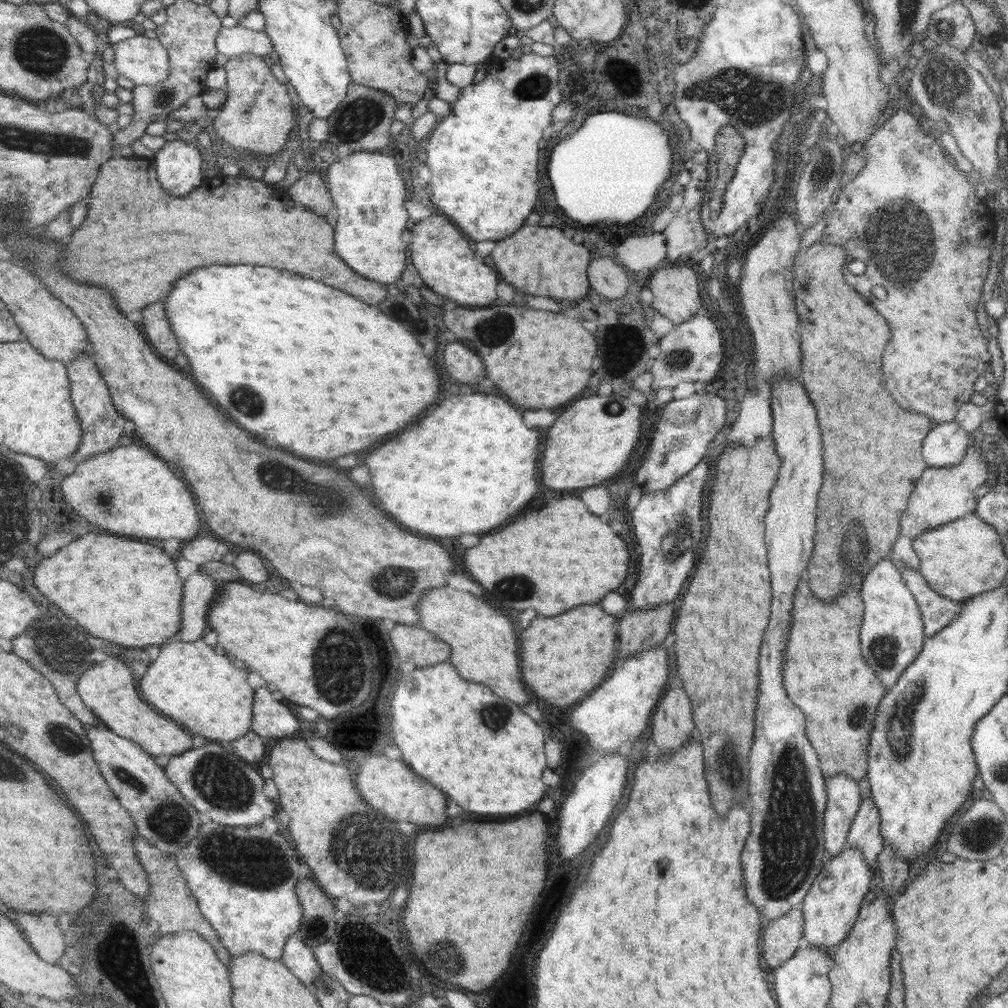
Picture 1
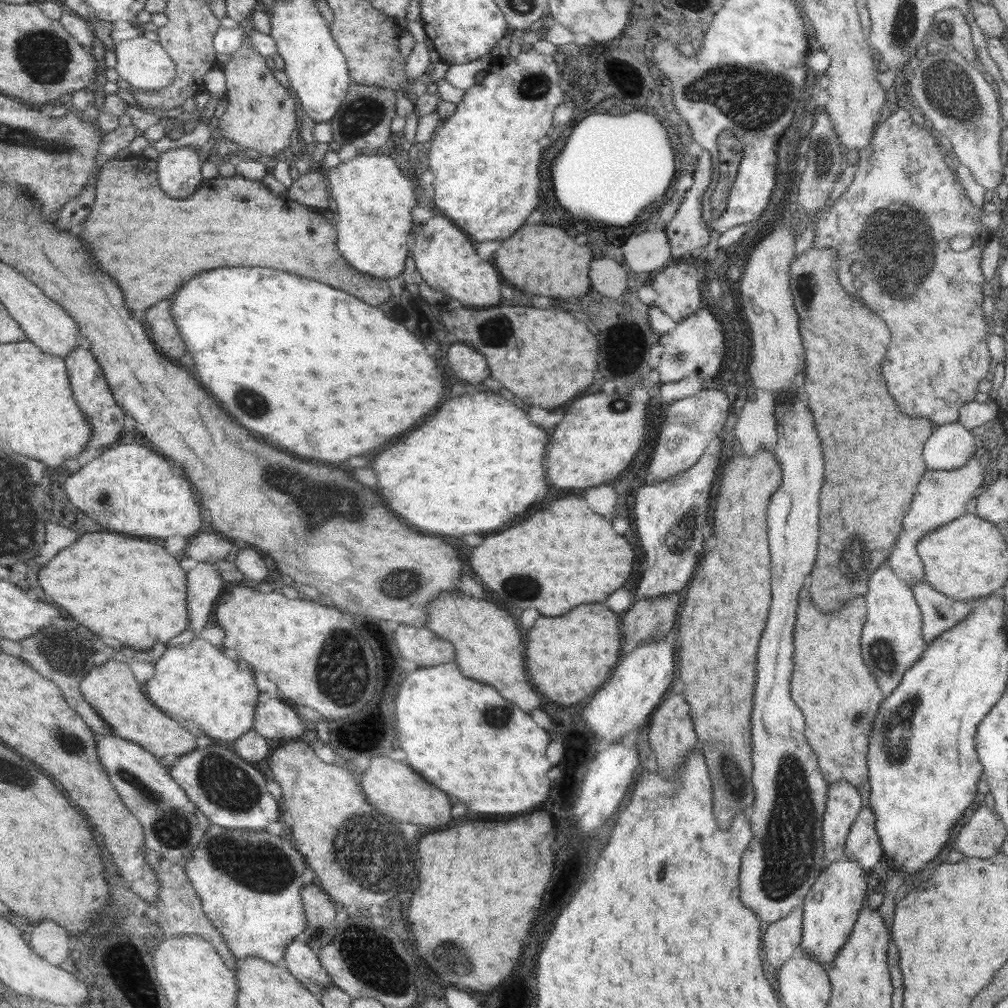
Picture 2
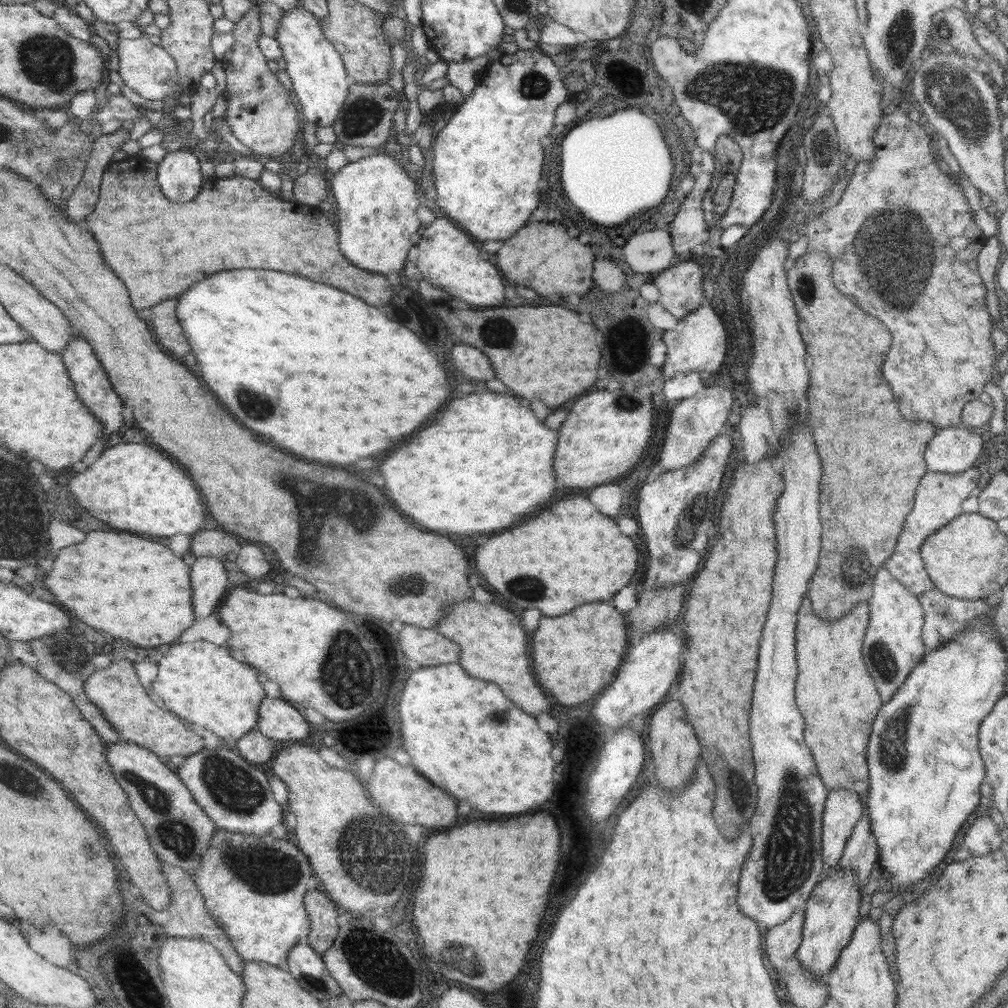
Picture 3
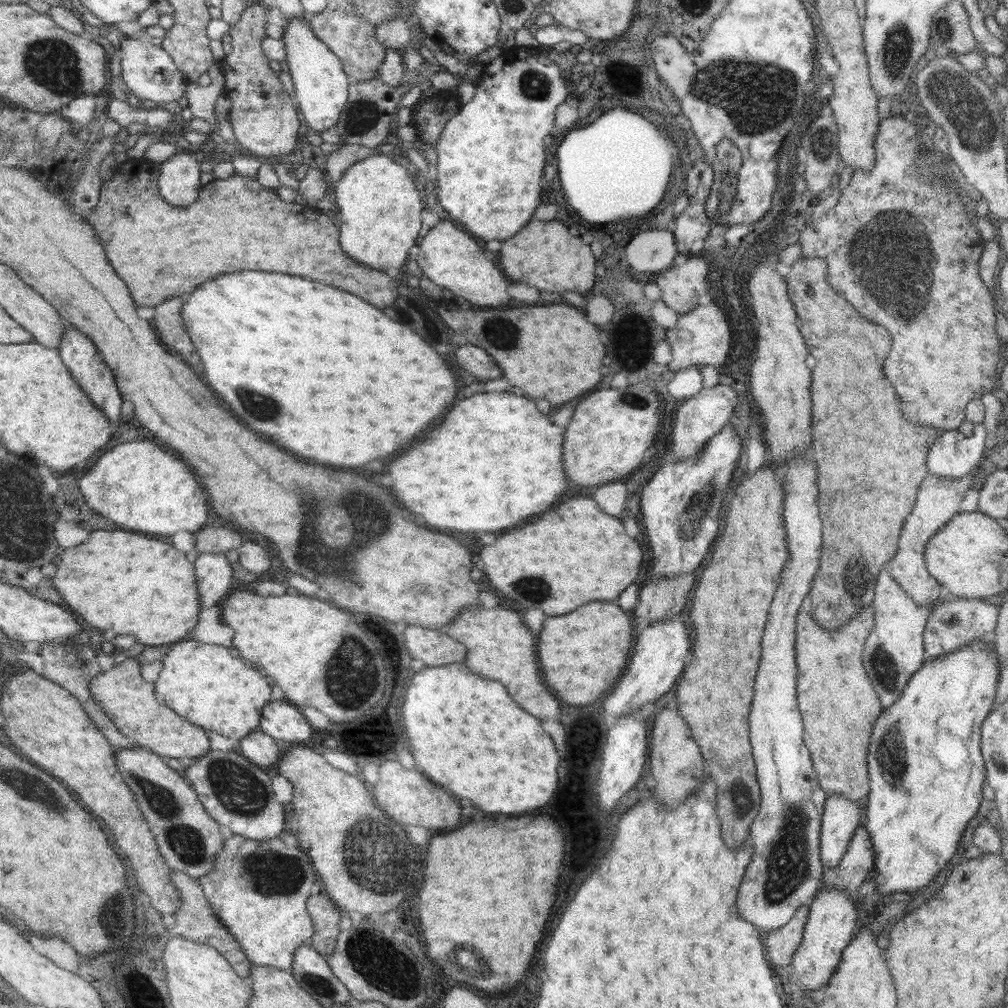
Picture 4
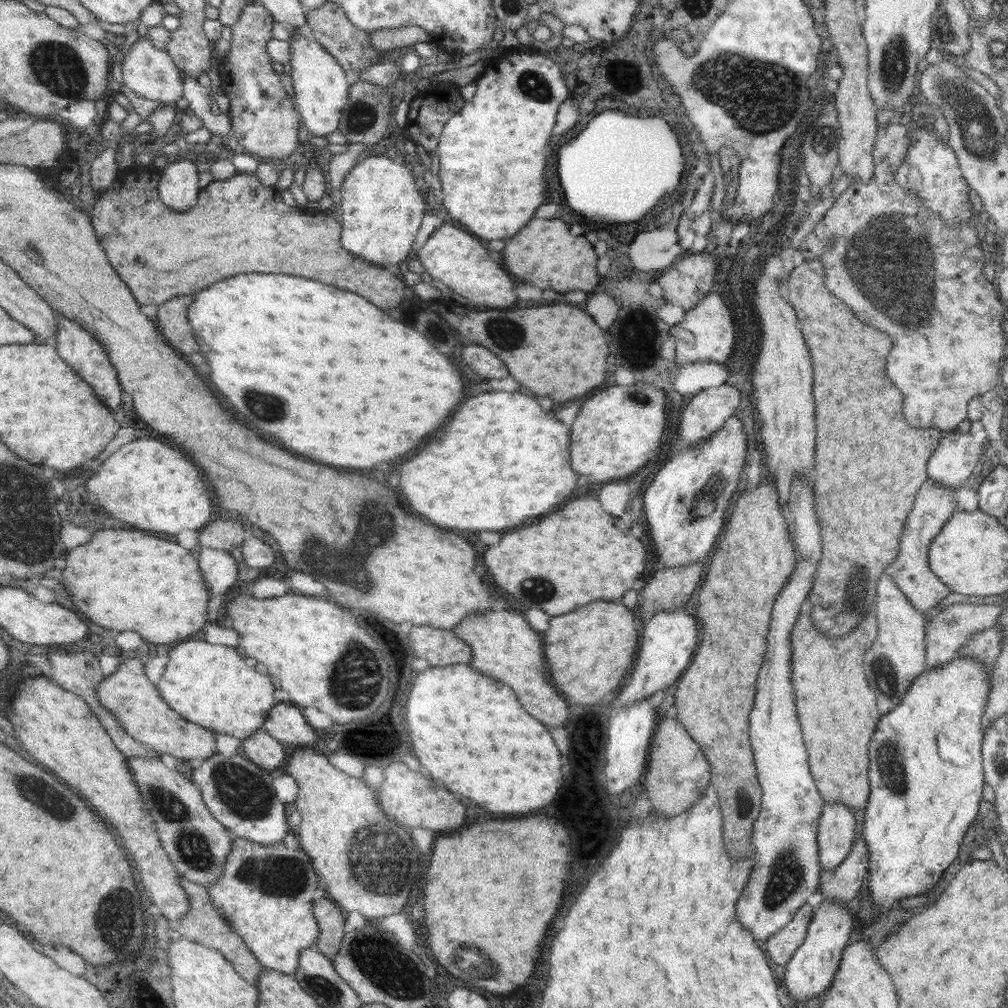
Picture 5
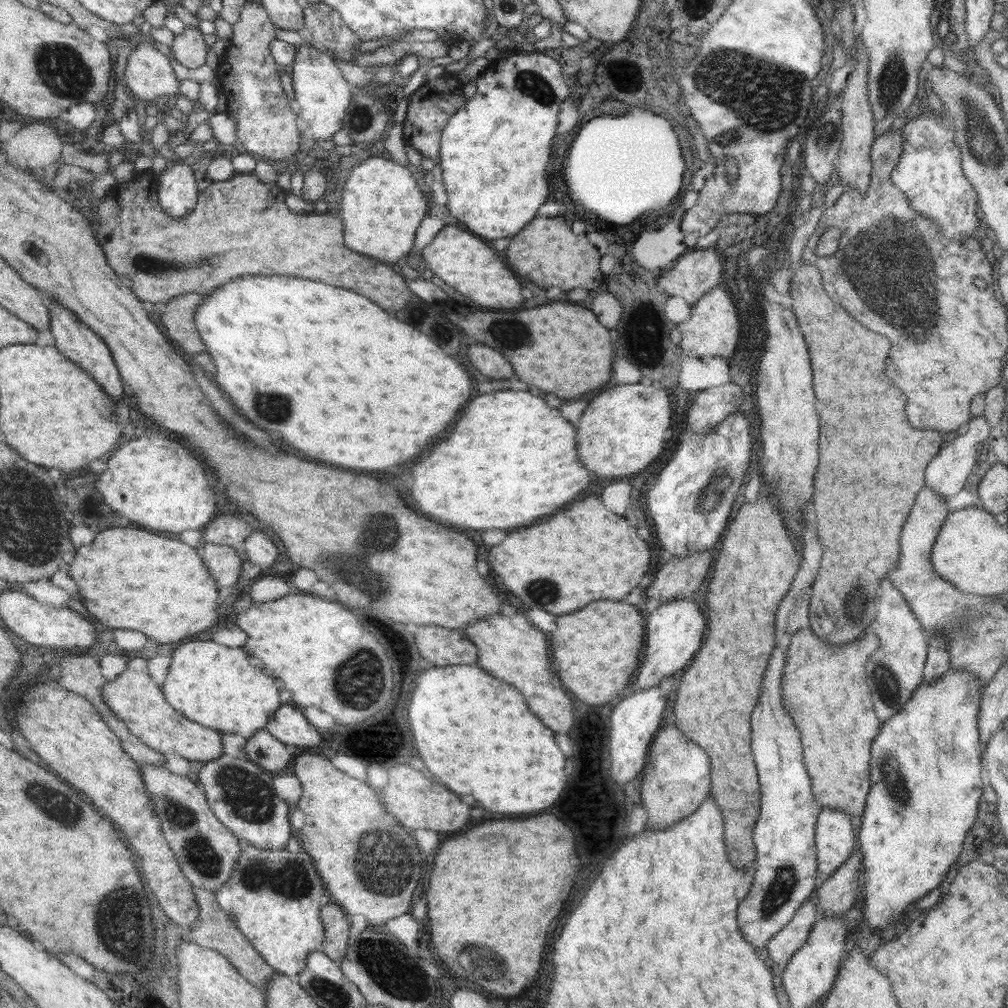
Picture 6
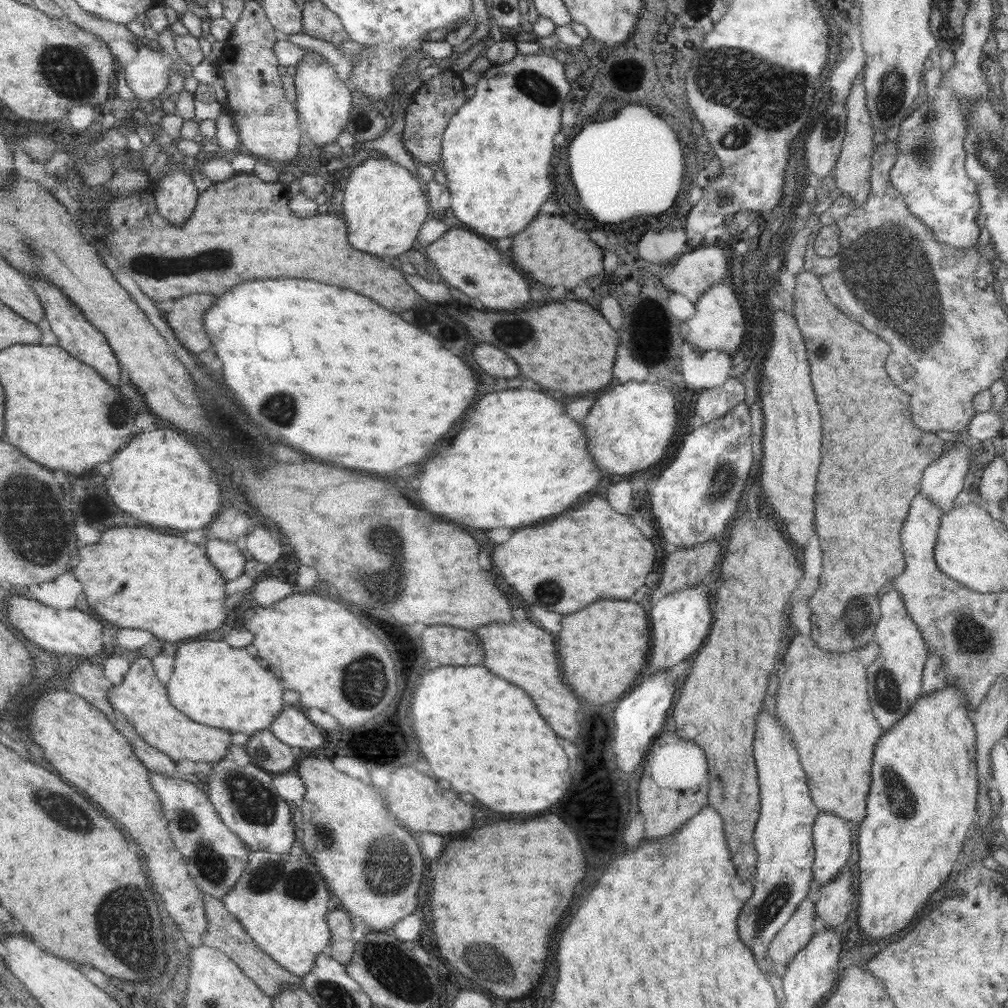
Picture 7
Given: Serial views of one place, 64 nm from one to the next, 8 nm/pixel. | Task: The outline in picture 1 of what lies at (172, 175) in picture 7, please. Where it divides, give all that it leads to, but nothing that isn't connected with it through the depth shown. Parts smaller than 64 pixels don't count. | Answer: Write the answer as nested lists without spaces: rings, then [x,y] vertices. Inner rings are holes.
[[[179,138],[167,141],[154,157],[157,180],[170,196],[186,196],[203,183],[202,152],[194,144]]]

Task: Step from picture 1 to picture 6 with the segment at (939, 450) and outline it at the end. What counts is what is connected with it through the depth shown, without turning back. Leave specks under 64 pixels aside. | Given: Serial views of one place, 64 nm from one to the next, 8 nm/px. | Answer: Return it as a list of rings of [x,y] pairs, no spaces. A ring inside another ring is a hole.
[[[978,413],[978,417],[972,417],[968,423],[969,428],[966,434],[960,436],[953,434],[946,439],[940,452],[930,460],[925,470],[925,486],[928,486],[932,492],[936,492],[944,503],[950,503],[950,498],[964,488],[967,476],[972,473],[976,463],[979,449],[986,445],[988,436],[992,432],[990,424],[982,413]]]

